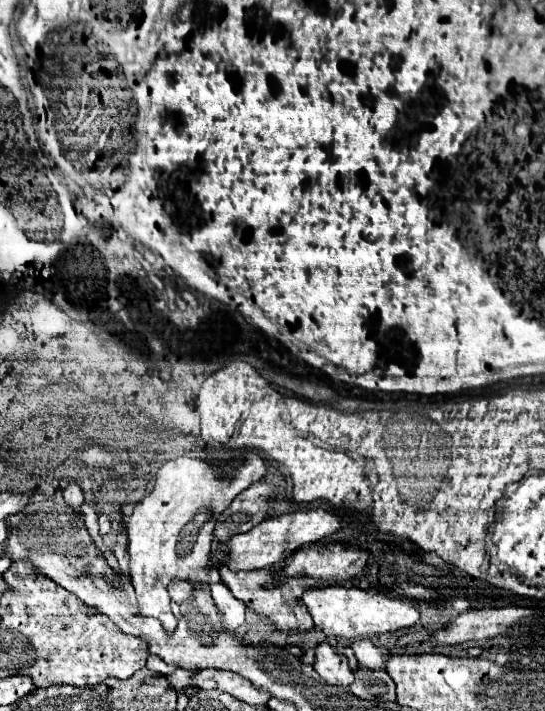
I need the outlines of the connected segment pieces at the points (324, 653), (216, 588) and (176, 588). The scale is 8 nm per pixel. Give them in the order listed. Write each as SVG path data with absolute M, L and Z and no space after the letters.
M321 643L315 649L315 659L317 661L313 667L327 683L335 687L343 687L343 691L349 691L355 677L345 655L335 653L335 649L329 643Z
M223 583L211 585L211 595L213 595L213 601L215 601L219 613L221 613L225 631L233 633L245 621L245 605L239 599L235 599Z
M177 581L177 583L171 583L171 589L169 589L169 595L175 603L185 603L189 601L193 595L195 595L195 585L189 583L189 581Z

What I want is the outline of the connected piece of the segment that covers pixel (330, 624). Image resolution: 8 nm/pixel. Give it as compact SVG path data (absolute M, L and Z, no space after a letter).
M329 585L307 589L299 599L313 617L315 627L319 627L327 637L337 639L357 639L365 635L383 635L391 631L399 631L405 627L413 627L419 621L419 611L415 605L403 603L399 599L363 591L355 585Z

